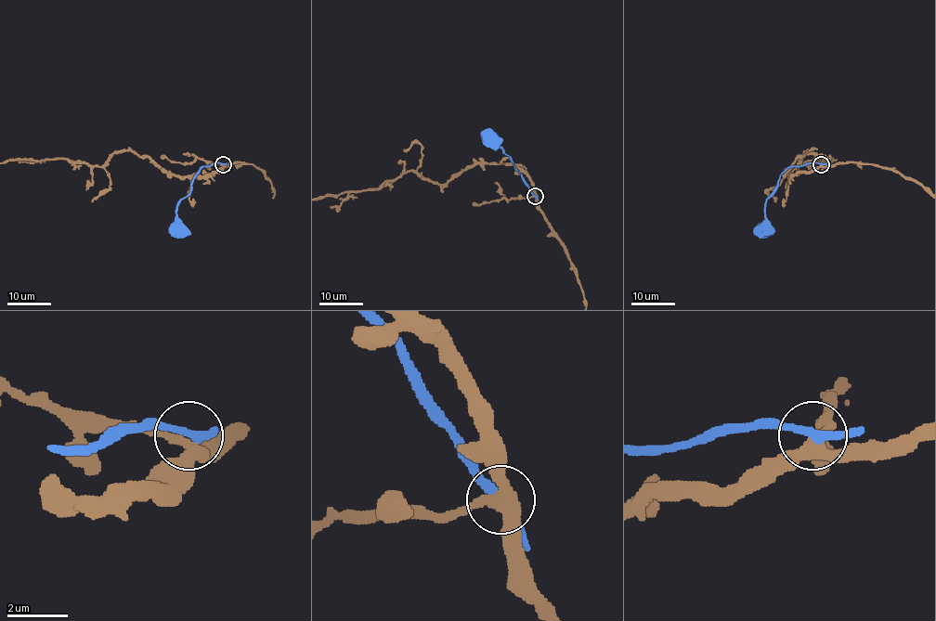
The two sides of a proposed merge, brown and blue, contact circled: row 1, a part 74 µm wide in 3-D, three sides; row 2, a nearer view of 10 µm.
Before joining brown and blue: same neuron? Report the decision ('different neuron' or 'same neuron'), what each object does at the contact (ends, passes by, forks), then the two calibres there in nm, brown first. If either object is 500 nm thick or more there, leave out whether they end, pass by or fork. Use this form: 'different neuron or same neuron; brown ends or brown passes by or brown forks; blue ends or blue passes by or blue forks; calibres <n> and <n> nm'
different neuron; brown forks; blue passes by; calibres 360 and 240 nm

